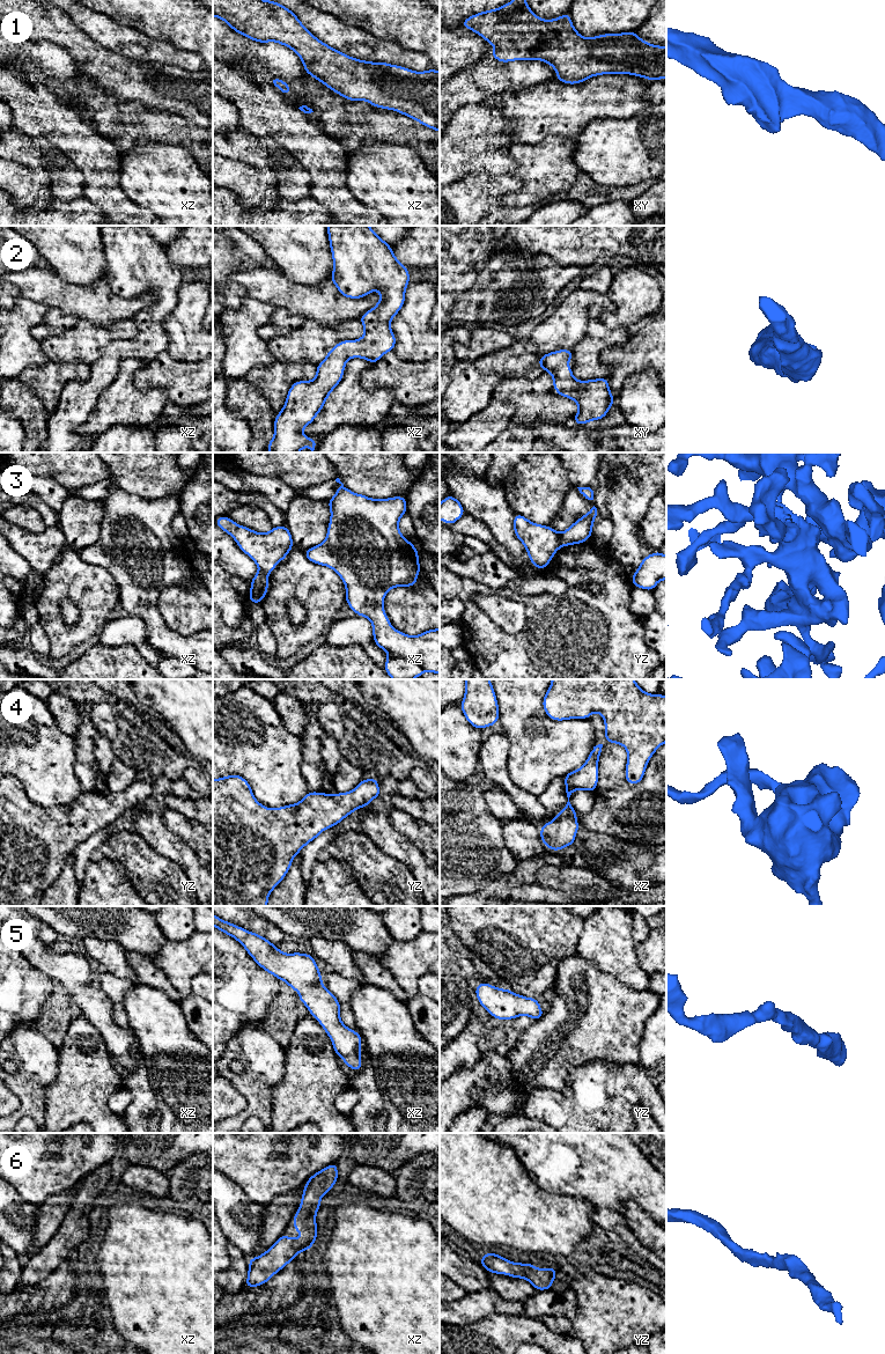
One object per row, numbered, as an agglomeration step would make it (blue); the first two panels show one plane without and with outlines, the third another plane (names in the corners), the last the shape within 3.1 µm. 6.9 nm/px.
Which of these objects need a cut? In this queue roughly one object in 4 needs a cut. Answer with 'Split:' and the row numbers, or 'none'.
Split: 3

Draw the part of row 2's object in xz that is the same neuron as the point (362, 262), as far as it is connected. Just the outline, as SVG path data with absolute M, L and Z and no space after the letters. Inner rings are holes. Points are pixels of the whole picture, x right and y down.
M327 226L327 235L333 258L331 281L337 286L339 294L348 299L362 299L378 289L381 299L373 309L359 318L364 328L362 338L338 343L316 366L317 374L312 381L297 381L292 384L285 406L274 418L274 436L267 444L270 452L298 452L305 447L317 447L318 442L305 436L302 429L315 420L331 391L340 383L347 360L361 358L374 365L396 346L396 336L390 323L404 306L410 271L397 260L390 244L369 226Z

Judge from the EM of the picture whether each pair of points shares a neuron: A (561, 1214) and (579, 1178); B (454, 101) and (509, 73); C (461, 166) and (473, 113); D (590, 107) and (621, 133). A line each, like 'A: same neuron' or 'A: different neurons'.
A: different neurons
B: same neuron
C: same neuron
D: different neurons

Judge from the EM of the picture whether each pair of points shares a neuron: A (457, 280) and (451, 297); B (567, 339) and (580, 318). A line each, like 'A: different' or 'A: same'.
A: different
B: same

